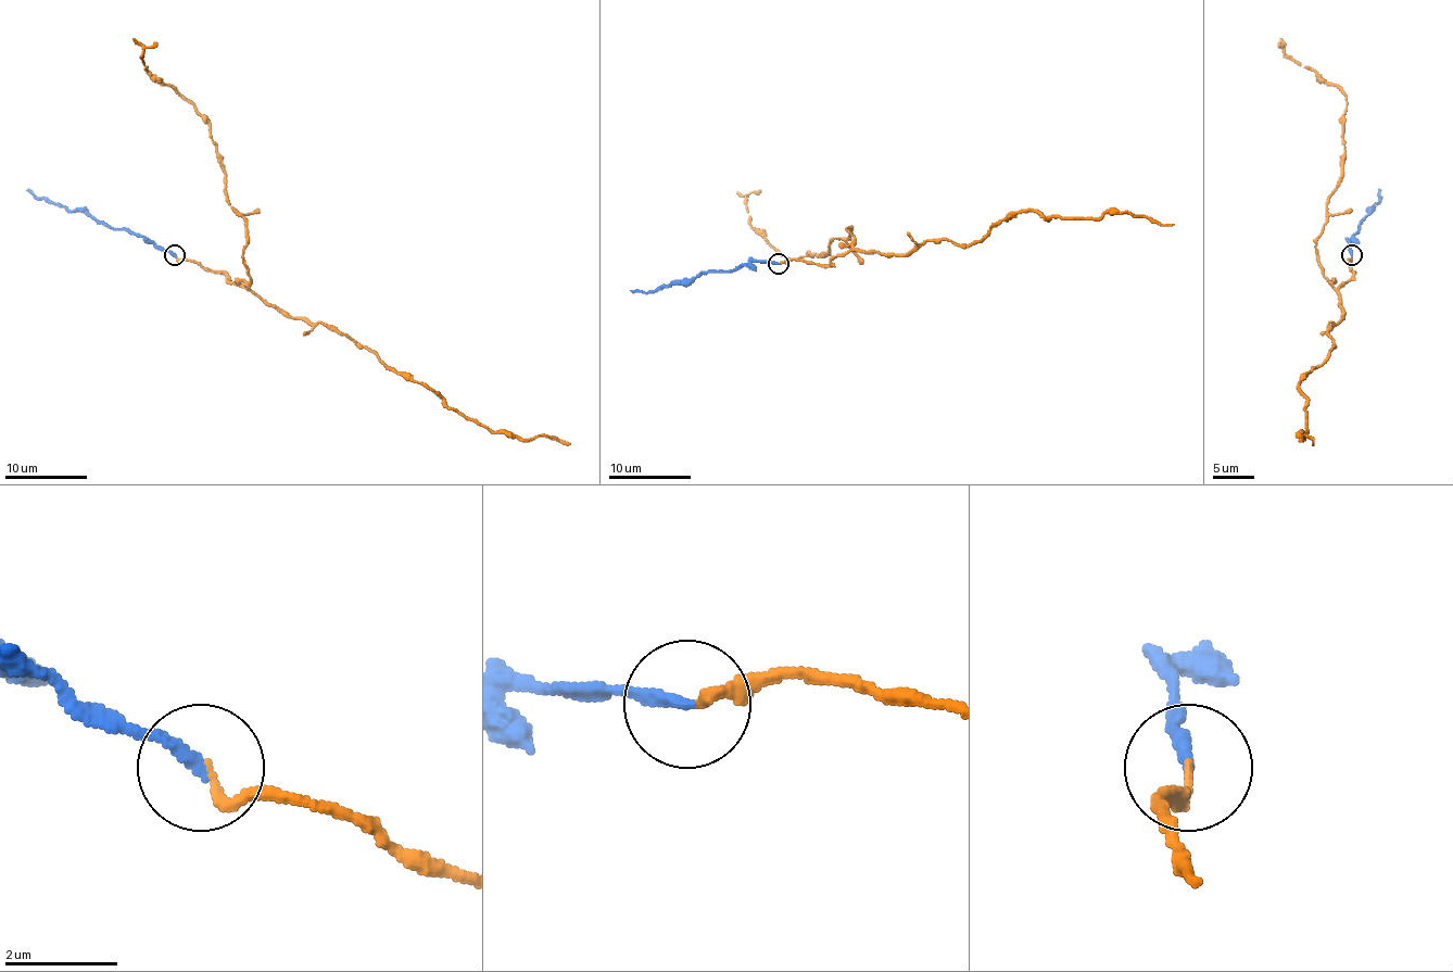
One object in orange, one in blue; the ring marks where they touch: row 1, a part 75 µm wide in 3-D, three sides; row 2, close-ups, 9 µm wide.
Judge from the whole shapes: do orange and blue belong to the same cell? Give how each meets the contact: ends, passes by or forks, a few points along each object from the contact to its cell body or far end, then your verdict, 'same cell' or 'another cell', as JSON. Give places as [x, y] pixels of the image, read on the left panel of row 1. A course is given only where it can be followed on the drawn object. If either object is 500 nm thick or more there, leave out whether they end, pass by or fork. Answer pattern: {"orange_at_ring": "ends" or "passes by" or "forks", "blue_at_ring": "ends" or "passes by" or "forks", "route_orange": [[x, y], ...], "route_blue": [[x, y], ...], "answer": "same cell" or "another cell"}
{"orange_at_ring": "ends", "blue_at_ring": "ends", "route_orange": [[175, 254], [225, 275], [290, 316], [331, 325], [495, 432], [551, 437], [569, 444]], "route_blue": [[175, 254], [125, 230], [99, 224], [81, 211], [67, 211], [26, 190]], "answer": "same cell"}

